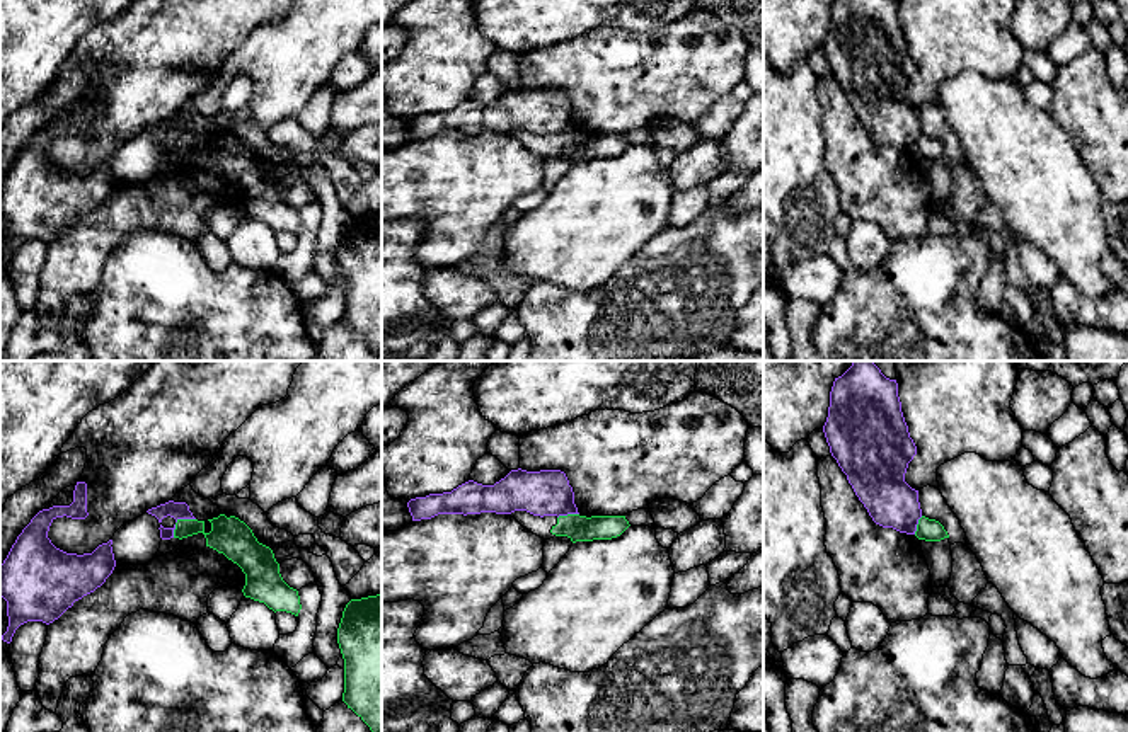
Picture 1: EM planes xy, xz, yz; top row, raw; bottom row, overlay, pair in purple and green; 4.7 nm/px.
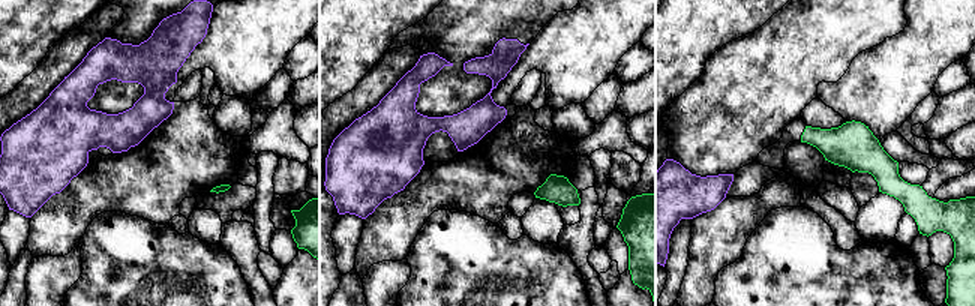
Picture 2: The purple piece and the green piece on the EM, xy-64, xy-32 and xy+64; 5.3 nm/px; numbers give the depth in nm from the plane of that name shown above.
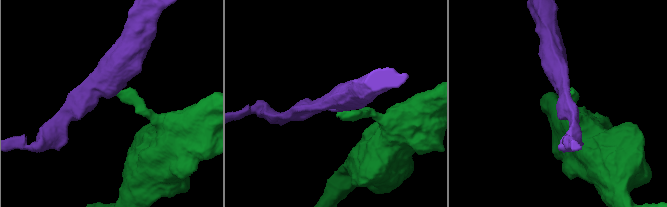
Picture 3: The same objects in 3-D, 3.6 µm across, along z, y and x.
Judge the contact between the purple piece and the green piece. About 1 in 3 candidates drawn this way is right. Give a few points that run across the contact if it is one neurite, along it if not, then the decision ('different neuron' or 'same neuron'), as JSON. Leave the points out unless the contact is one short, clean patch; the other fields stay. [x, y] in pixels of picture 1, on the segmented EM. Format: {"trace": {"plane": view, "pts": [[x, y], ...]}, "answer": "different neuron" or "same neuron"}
{"trace": {"plane": "xy", "pts": [[195, 518], [181, 518], [172, 537]]}, "answer": "different neuron"}

